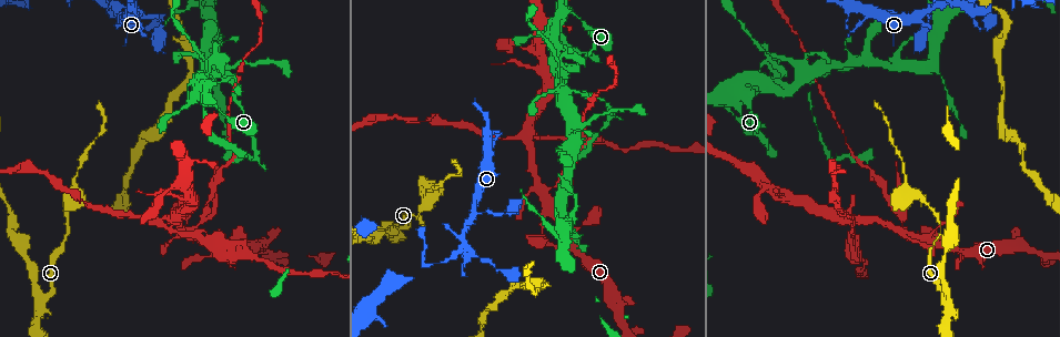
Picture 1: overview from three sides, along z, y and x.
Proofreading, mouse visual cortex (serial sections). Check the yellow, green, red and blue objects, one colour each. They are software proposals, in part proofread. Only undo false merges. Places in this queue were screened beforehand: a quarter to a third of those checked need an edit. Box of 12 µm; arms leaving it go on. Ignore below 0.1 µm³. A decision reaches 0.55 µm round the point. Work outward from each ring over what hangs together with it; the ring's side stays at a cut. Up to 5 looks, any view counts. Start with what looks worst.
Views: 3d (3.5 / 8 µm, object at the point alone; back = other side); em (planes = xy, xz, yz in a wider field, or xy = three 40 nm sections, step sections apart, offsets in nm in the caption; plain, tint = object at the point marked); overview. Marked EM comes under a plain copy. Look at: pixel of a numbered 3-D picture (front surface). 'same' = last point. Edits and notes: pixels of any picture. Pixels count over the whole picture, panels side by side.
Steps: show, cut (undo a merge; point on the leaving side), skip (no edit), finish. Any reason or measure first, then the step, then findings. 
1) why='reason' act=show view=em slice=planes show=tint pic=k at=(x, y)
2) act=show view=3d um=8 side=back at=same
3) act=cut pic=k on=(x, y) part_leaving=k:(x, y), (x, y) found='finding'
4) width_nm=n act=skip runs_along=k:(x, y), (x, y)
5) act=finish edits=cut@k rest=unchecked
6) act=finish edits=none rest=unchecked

why='calibre changes' act=show view=3d um=8 pic=1 at=(926, 13)

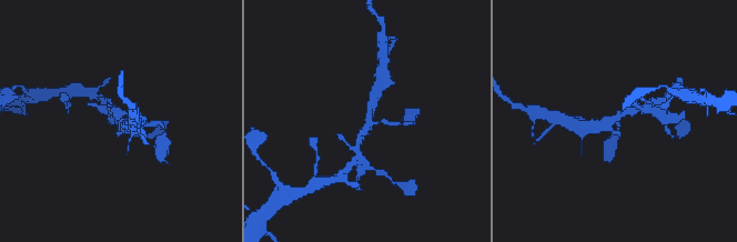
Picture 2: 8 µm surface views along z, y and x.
why='need the tissue' act=show view=em slice=planes show=tint pic=2 at=(117, 119)

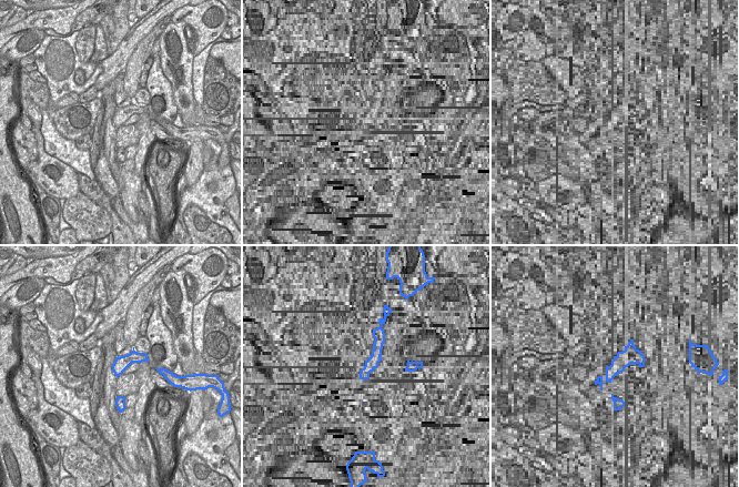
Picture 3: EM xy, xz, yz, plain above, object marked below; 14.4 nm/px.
act=skip runs_along=2:(377, 92), (357, 145) found='all the same cell'

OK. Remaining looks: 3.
why='branch point' act=show view=3d um=3.5 pic=1 at=(546, 193)

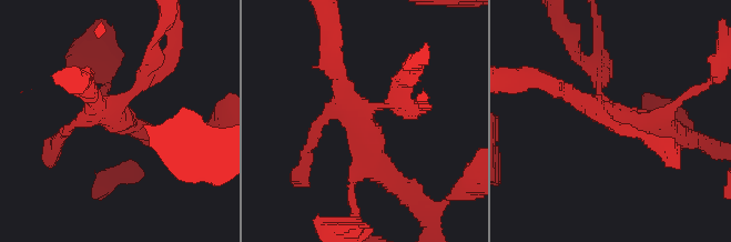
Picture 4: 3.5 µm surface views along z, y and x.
act=cut pic=4 on=(406, 96) part_leaving=4:(387, 103), (417, 58) found='two cells meet here'

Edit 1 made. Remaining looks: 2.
act=finish edits=cut@4 rest=unchecked

